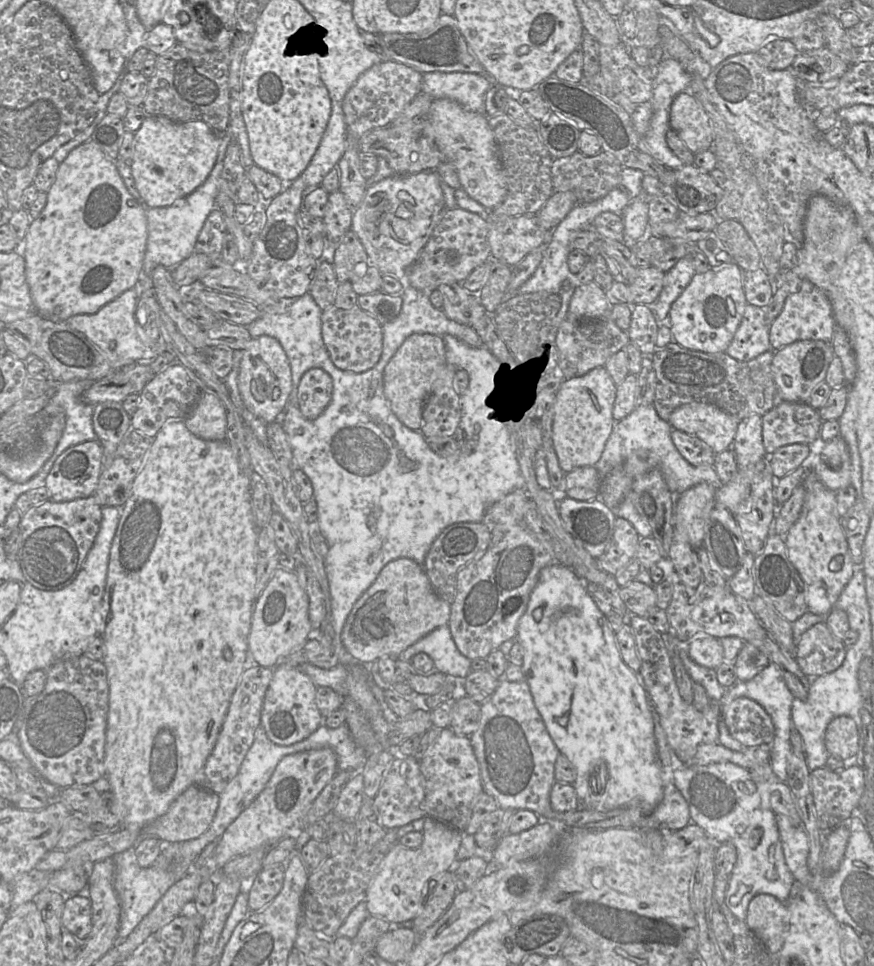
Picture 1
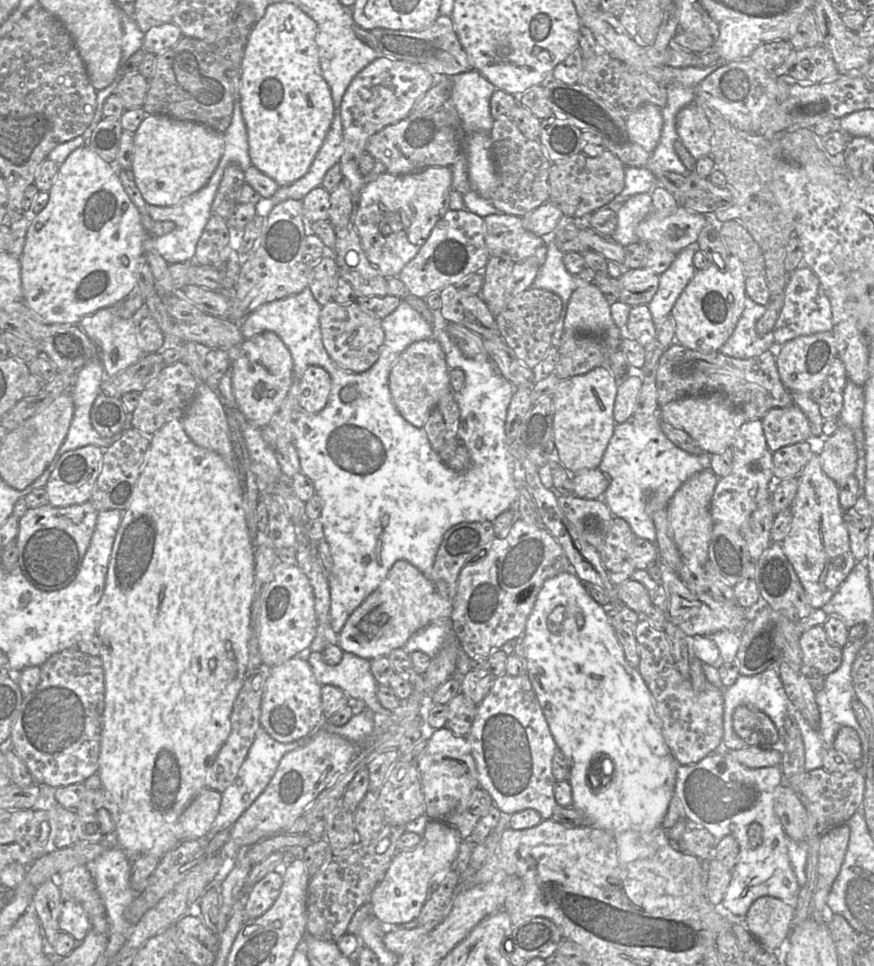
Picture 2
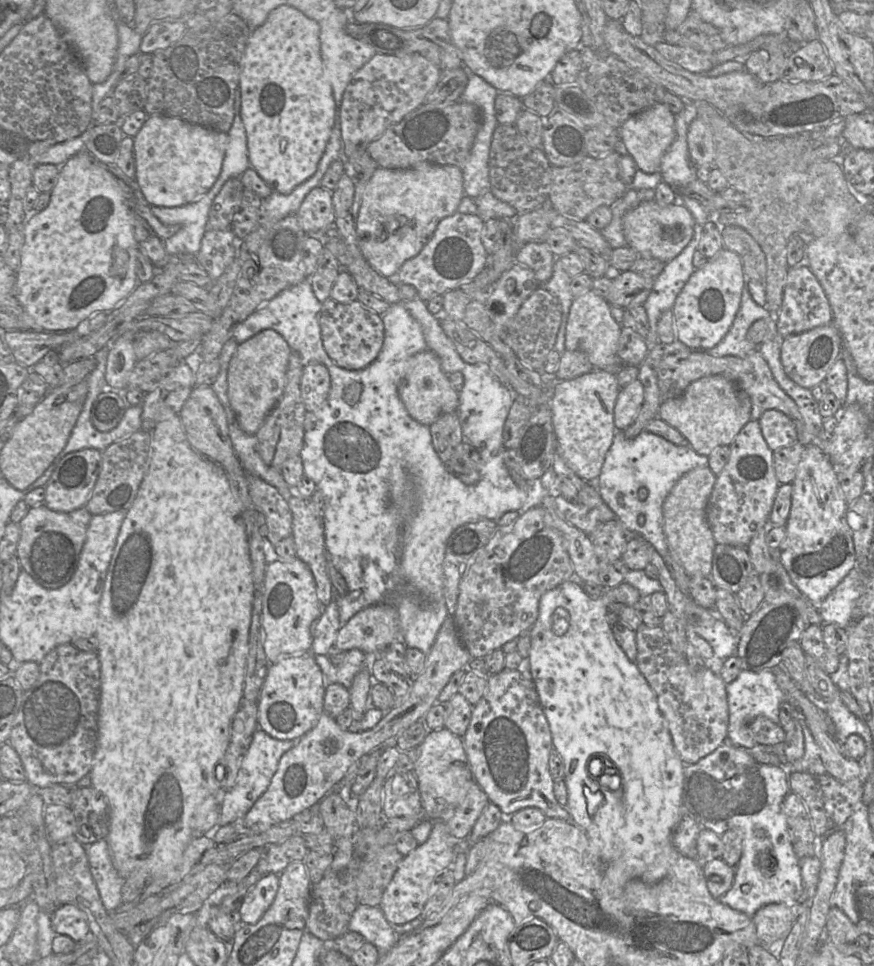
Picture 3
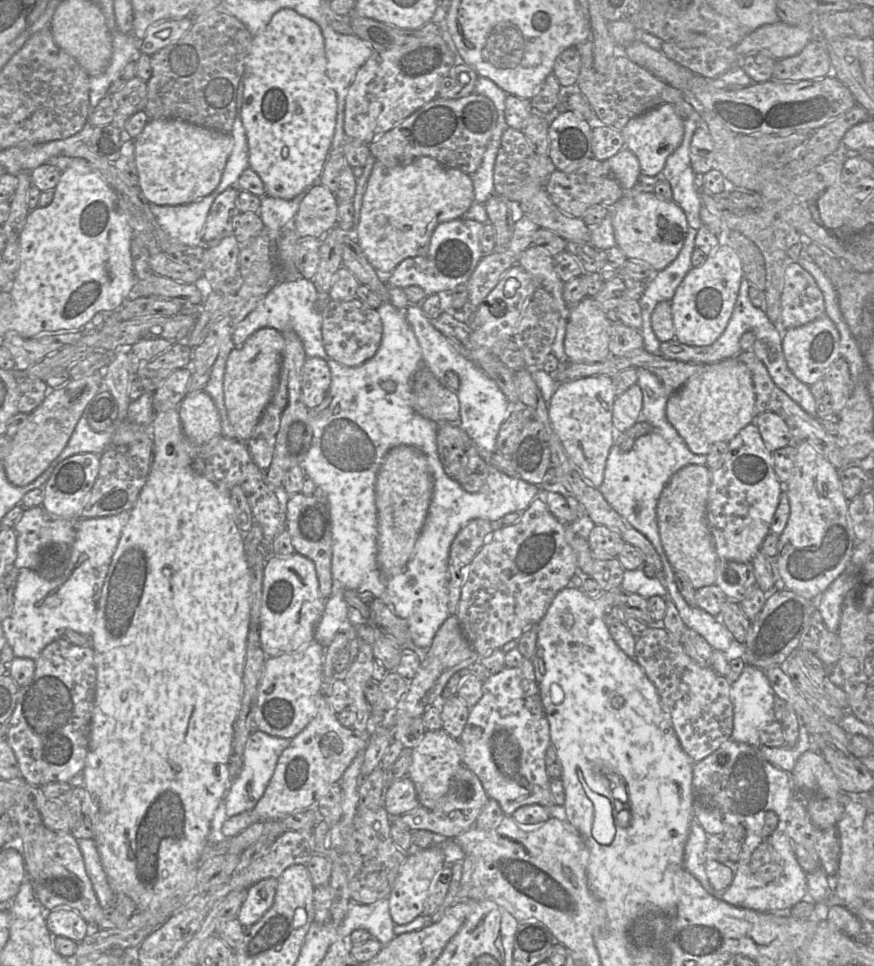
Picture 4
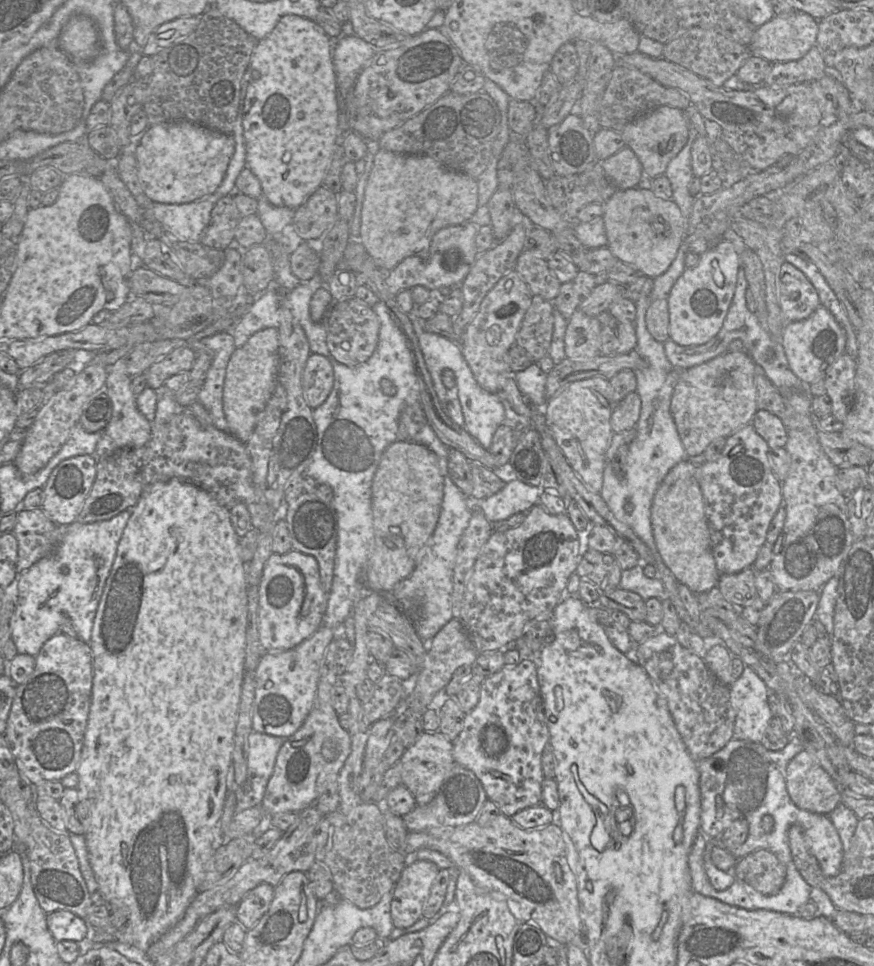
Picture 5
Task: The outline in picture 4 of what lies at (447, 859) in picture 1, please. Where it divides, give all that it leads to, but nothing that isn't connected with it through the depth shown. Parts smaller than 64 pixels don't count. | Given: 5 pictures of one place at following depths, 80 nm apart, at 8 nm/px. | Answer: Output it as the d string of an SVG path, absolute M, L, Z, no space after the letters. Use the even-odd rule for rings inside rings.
M438 845L426 849L413 849L407 853L388 896L389 911L394 924L407 924L422 914L433 879L444 866L444 853Z

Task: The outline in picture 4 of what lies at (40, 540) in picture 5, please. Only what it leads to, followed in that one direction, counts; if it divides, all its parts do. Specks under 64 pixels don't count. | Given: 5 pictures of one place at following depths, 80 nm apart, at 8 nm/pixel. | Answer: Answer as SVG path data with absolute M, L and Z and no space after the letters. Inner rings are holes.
M43 506L26 508L19 522L13 527L17 538L14 566L17 569L29 569L48 581L63 575L75 541L75 520L48 513Z

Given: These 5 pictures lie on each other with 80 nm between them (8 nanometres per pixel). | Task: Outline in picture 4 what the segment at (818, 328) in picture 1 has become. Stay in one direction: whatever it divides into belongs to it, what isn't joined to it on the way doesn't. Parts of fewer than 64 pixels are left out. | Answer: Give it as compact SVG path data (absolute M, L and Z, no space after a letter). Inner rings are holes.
M789 261L782 292L782 328L802 326L824 314L824 297L815 279L797 261Z

